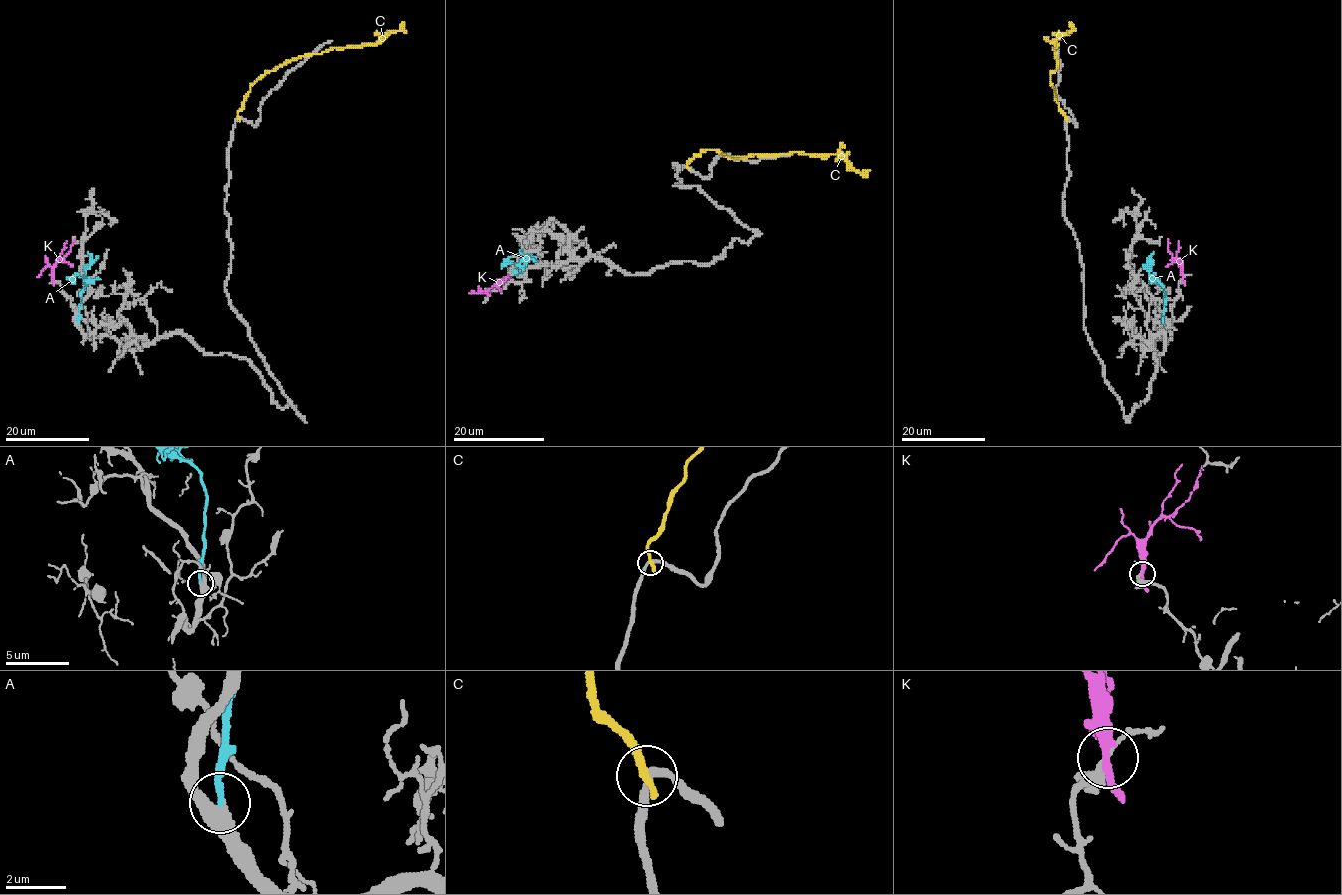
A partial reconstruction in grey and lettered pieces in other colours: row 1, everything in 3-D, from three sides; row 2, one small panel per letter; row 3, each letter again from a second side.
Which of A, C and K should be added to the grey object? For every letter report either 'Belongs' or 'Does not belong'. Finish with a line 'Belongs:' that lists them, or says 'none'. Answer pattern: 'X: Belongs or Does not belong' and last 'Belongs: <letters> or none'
A: Belongs
C: Does not belong
K: Does not belong
Belongs: A

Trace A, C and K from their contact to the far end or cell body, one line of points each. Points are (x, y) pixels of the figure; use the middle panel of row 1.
A: (514, 272), (522, 270), (522, 257), (527, 258), (524, 262)
C: (687, 167), (696, 154), (716, 150), (728, 157), (741, 158), (791, 152), (838, 153), (854, 169), (866, 171)
K: (487, 294), (511, 277)

